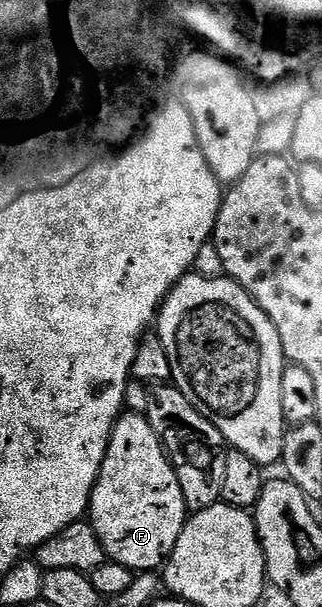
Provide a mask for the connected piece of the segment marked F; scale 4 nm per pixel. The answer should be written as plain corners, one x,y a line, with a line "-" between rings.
122,413
117,419
117,423
113,425
111,432
111,440
107,448
107,456
103,460
103,468
97,477
97,483
93,485
93,494
89,498
89,508
87,511
88,521
93,523
95,532
99,536
99,540
105,549
105,557
110,562
118,562
123,564
127,569
134,572
157,572
168,562
171,552
175,548
175,544
179,540
179,532
183,532
187,511
185,501
183,500
183,488
179,484
179,480
175,476
175,468
169,463
169,456
165,453
165,446
161,443
161,437
155,432
155,428
151,428
149,419
143,414

